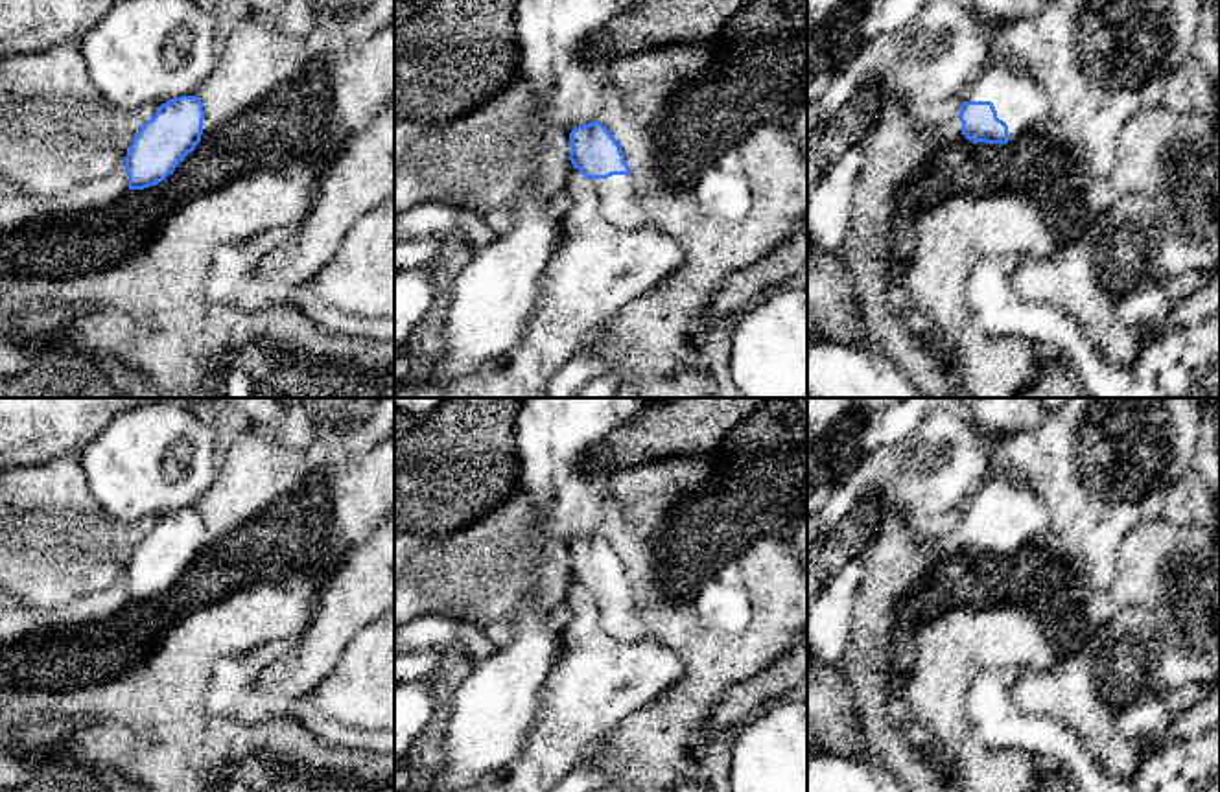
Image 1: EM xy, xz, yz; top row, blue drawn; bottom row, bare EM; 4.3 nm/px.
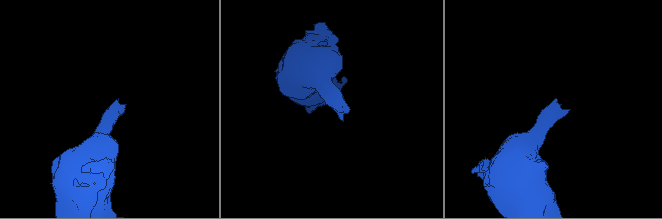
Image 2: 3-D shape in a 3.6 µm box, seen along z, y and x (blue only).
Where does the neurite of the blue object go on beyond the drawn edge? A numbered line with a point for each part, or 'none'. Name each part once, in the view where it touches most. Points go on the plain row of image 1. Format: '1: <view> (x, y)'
1: yz (1016, 507)

